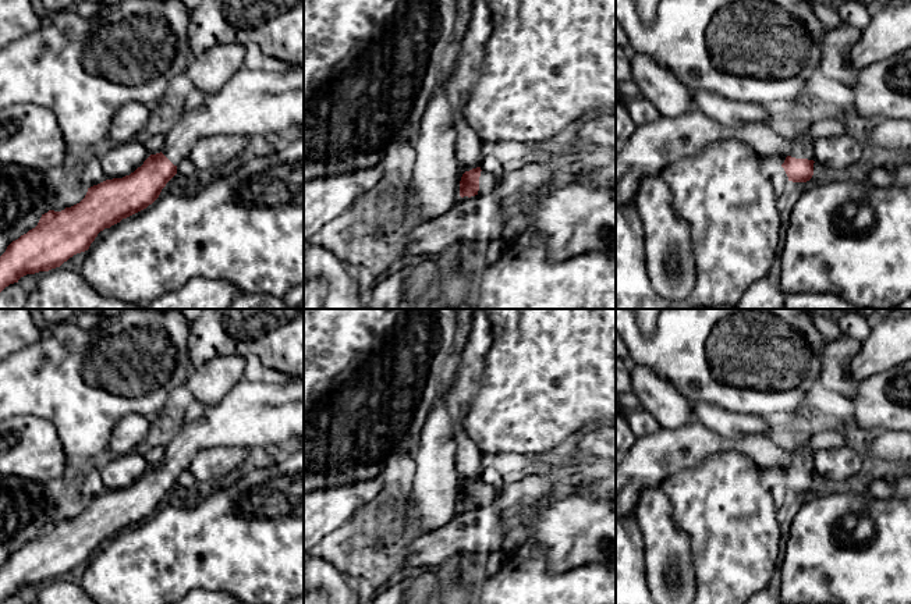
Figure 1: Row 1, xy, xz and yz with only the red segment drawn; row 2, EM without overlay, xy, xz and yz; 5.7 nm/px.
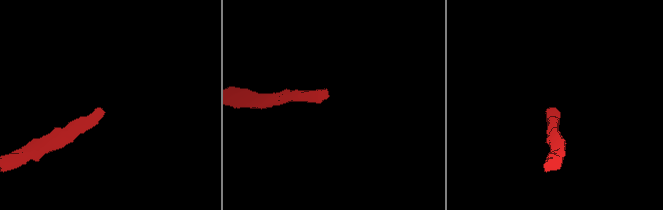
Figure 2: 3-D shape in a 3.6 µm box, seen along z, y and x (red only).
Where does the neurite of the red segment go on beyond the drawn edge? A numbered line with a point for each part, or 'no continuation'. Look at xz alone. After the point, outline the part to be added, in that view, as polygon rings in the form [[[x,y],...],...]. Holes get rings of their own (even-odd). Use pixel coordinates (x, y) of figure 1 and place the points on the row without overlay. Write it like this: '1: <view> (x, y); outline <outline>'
1: xz (488, 494); outline [[[481,483],[478,507],[489,507],[499,498],[499,493],[488,483]]]

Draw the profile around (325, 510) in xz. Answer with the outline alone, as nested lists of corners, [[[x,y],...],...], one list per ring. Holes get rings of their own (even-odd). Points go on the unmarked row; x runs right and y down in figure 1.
[[[391,463],[377,477],[304,493],[304,553],[340,527],[359,508],[383,500],[391,488]]]

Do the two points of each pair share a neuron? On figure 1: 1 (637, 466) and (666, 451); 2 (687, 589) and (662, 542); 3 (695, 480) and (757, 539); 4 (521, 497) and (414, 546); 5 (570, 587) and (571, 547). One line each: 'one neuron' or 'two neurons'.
1: one neuron
2: one neuron
3: one neuron
4: one neuron
5: two neurons

